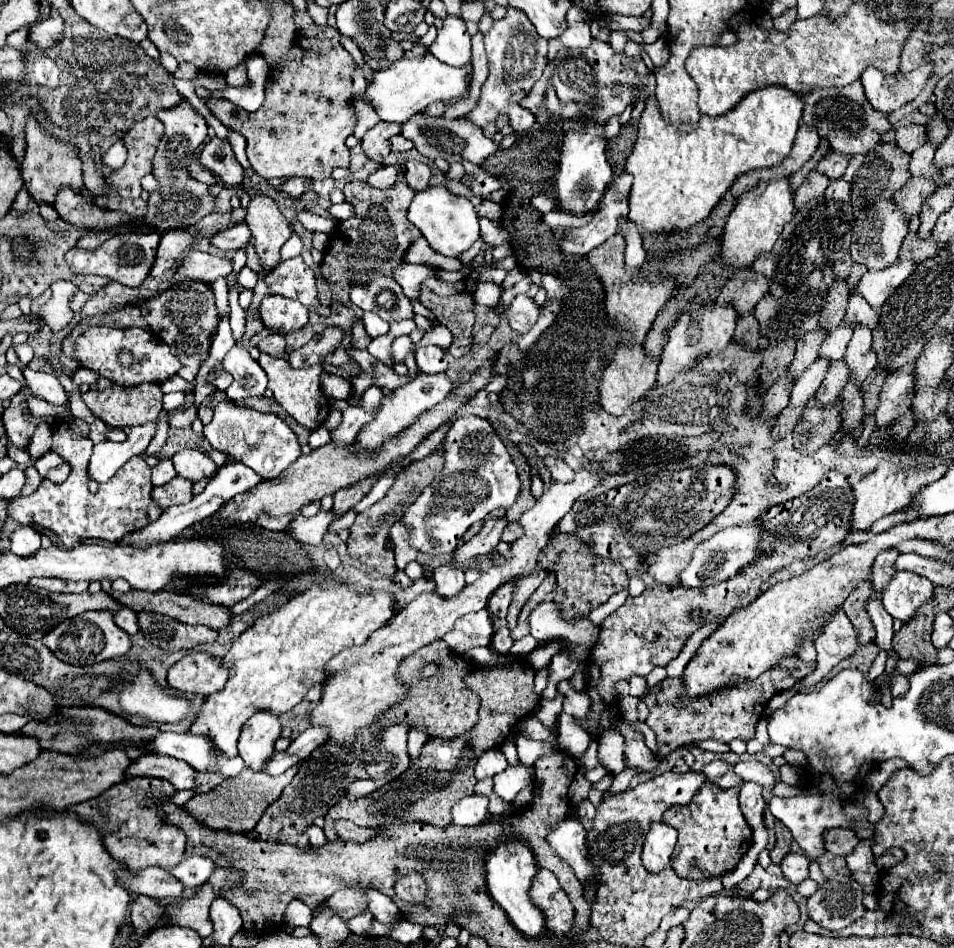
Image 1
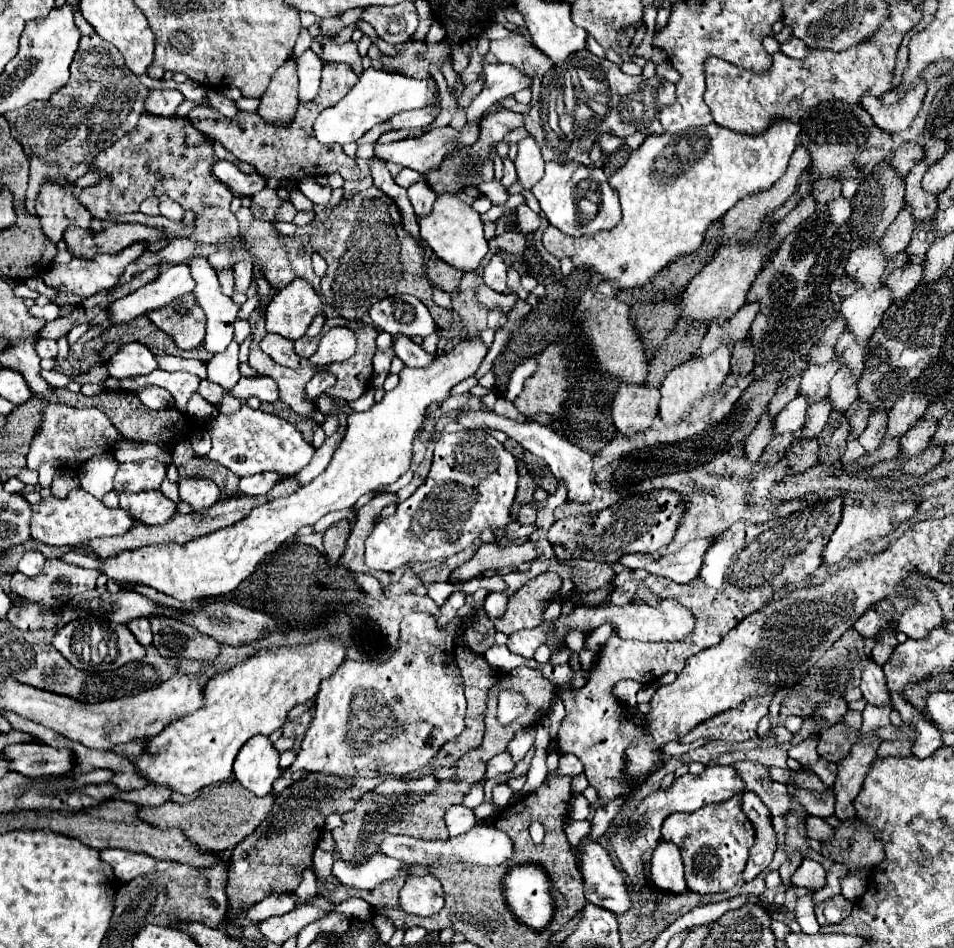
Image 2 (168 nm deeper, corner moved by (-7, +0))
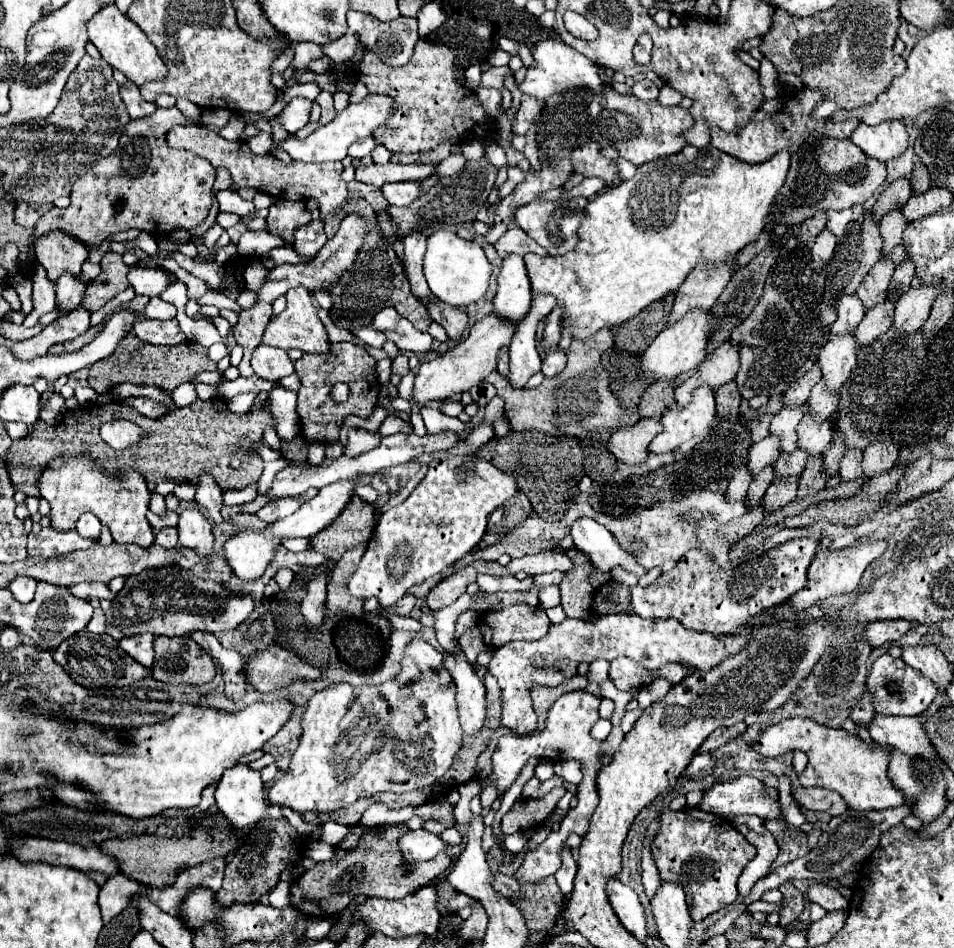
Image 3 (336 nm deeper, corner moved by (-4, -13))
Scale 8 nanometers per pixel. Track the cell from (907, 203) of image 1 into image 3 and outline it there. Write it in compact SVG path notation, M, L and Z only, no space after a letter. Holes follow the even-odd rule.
M880 257L880 261L872 267L872 271L864 277L856 295L866 309L872 309L874 305L878 305L886 299L886 289L890 285L894 269L896 267L888 257Z

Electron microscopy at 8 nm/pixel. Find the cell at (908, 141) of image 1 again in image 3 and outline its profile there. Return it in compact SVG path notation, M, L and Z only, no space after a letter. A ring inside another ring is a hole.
M896 179L896 183L890 183L884 187L884 191L880 193L876 205L872 207L872 217L874 221L880 221L886 213L900 209L906 199L910 197L910 181L908 179Z

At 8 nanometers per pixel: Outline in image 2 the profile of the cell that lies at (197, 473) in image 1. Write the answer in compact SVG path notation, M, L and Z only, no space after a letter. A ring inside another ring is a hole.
M189 478L179 480L179 498L193 506L193 512L203 512L221 498L221 488L209 478Z

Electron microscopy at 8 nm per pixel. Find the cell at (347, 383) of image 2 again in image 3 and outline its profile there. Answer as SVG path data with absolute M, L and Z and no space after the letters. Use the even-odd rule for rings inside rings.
M336 343L330 347L330 355L302 355L296 363L296 373L300 377L300 391L298 391L298 405L296 405L296 411L298 411L298 417L300 417L300 433L302 437L308 441L308 443L322 443L322 445L330 445L338 439L338 433L340 433L340 427L344 423L344 419L348 415L356 415L356 417L362 417L362 419L368 419L378 403L378 395L380 395L380 383L376 379L376 361L368 355L368 351L360 345L354 345L354 343ZM336 383L346 383L350 387L350 395L344 403L336 403L332 397L330 397L330 391Z

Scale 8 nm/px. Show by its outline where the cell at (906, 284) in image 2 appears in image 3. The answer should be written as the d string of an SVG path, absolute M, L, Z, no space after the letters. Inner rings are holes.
M884 301L864 315L860 325L854 329L856 349L870 345L874 339L878 339L878 335L888 331L888 323L892 323L892 311L894 305L890 301Z

